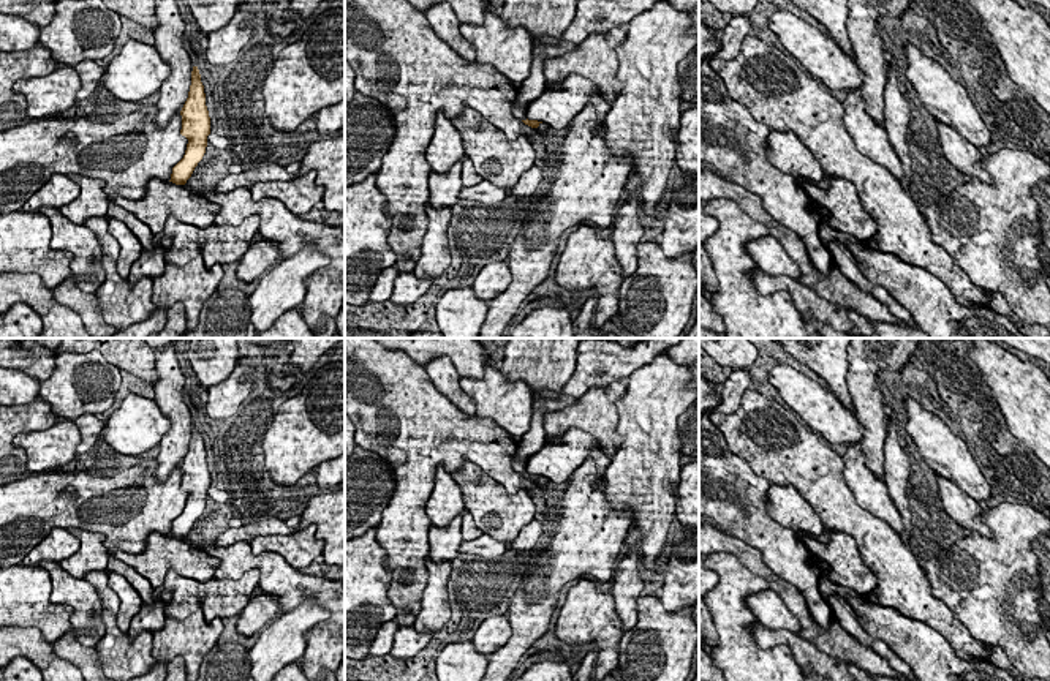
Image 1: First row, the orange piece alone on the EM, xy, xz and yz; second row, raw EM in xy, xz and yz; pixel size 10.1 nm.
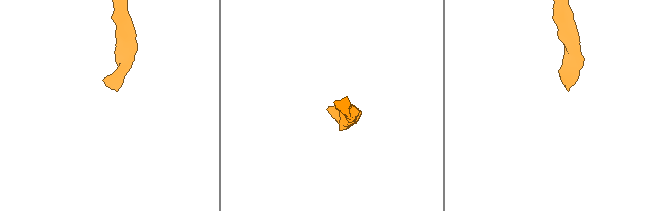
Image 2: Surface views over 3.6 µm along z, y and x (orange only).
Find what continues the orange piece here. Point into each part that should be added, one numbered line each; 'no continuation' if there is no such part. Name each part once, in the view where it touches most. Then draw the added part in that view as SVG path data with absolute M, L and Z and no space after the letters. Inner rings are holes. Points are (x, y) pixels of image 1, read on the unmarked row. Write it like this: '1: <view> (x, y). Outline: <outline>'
1: xz (535, 438). Outline: M560 397L534 400L531 408L530 430L517 439L517 452L512 458L512 468L519 474L527 474L527 460L546 444L544 416L577 403L579 398Z

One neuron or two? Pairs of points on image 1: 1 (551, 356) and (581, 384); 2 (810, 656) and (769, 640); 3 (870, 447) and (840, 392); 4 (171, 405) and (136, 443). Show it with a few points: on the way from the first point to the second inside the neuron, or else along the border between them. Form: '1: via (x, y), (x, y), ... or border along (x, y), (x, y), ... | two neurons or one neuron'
1: border along (577, 354), (577, 367), (562, 389) | two neurons
2: via (800, 648), (789, 639), (778, 639) | one neuron
3: border along (845, 373), (845, 383), (857, 414) | two neurons
4: border along (154, 398), (169, 421), (169, 428), (158, 444) | two neurons

